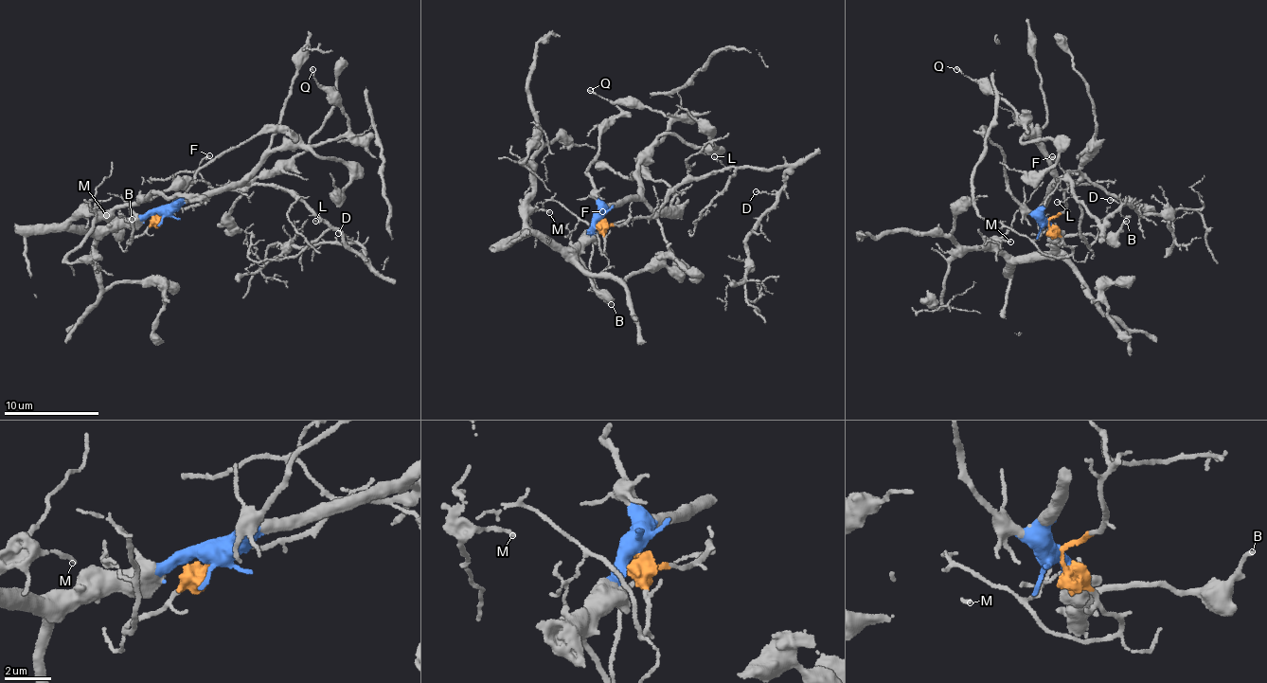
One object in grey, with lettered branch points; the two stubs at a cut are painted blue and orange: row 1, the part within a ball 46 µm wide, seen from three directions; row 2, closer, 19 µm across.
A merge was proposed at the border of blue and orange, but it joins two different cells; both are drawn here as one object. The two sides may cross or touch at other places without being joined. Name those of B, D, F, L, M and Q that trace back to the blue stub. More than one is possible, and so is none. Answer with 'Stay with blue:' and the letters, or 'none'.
Stay with blue: B, M, Q

